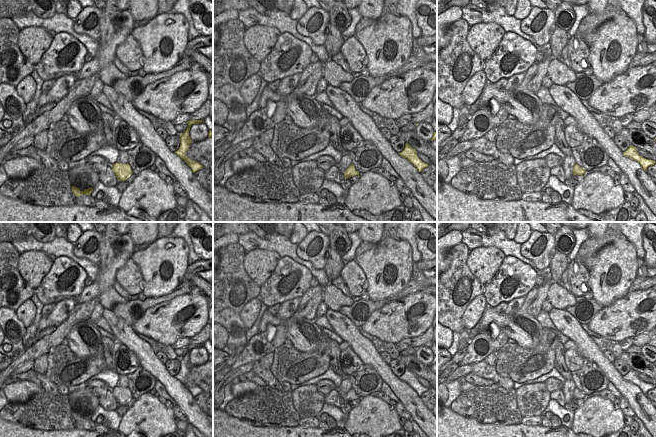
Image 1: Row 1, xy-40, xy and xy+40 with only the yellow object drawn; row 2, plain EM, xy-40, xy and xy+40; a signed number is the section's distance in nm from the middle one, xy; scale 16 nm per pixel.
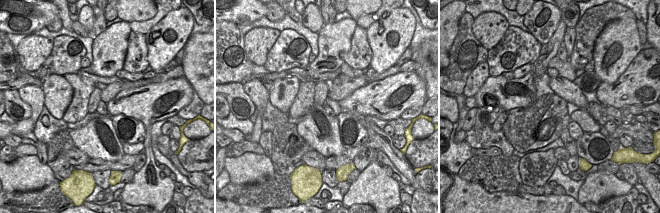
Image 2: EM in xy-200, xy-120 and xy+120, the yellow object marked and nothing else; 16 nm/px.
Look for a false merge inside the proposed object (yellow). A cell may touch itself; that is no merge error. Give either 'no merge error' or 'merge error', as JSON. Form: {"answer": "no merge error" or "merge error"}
{"answer": "merge error"}

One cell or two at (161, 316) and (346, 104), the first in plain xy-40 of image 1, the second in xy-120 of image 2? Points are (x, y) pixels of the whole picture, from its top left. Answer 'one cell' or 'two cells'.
one cell

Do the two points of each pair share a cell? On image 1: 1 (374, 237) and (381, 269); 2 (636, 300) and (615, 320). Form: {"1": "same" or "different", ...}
{"1": "different", "2": "same"}

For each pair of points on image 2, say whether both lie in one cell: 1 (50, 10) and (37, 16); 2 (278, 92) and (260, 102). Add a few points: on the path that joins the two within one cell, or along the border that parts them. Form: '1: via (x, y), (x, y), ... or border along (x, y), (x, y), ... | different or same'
1: via (47, 11), (40, 13) | same
2: border along (268, 92), (269, 100) | different

